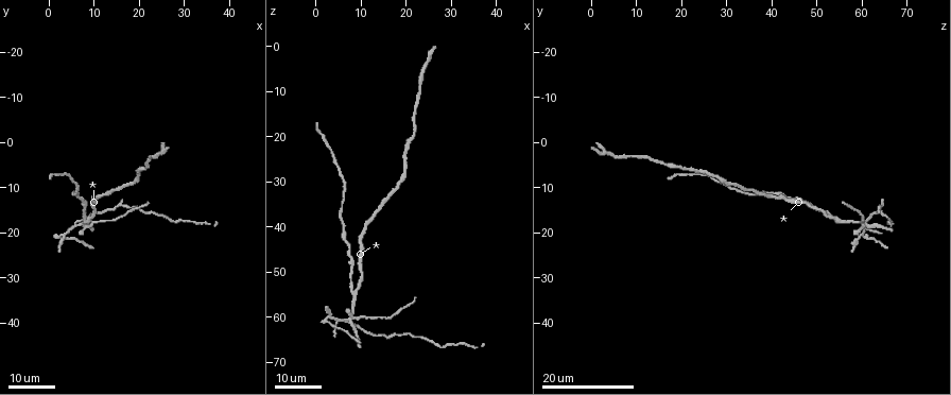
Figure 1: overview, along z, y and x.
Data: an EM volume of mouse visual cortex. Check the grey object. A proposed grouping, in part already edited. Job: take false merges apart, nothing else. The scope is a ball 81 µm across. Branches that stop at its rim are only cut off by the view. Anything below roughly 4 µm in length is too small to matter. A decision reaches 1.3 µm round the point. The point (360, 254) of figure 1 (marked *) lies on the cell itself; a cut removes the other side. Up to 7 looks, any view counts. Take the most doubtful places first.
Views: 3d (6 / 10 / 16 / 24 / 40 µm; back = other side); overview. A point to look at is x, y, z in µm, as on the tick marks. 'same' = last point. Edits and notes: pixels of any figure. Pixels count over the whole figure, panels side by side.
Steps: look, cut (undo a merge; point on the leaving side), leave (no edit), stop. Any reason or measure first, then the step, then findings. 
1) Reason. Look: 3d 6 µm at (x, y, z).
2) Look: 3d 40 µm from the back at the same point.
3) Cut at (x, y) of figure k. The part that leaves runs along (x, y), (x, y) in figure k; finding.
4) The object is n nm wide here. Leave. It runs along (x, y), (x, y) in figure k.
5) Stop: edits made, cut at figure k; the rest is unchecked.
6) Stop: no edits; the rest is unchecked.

Look: 3d 16 µm at (8.0, 17.0, 55.0).

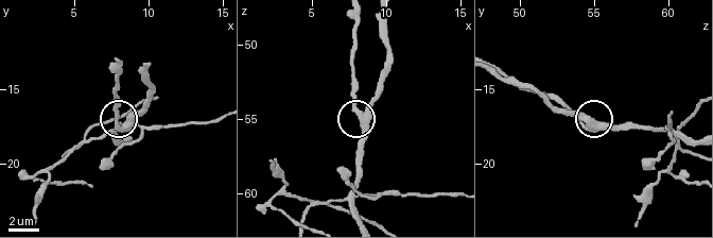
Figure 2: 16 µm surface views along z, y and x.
Look: 3d 10 µm at (8.0, 17.8, 54.6).

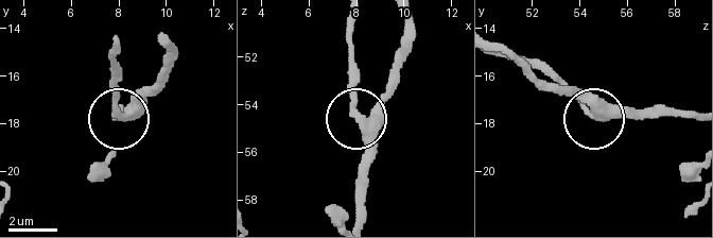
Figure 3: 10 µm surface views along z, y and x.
Leave. It runs along (164, 39), (167, 69), (122, 114), (120, 66) in figure 3; one cell here.

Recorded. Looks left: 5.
Calibre changes. Look: 3d 24 µm at (4.5, 8.0, 26.5).

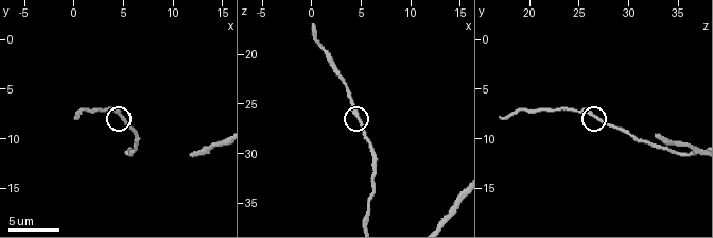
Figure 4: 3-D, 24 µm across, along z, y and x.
Zoom in. Look: 3d 6 µm at (5.0, 7.8, 26.8).

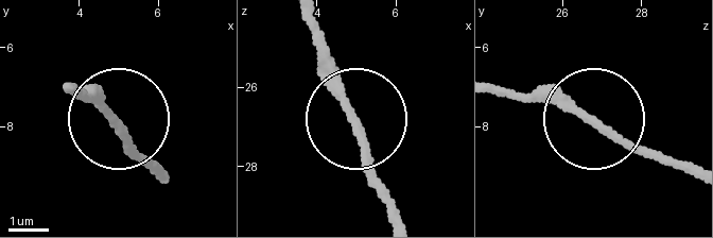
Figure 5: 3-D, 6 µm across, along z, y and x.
The object is 190 nm wide here. Leave. It runs along (393, 218), (359, 117), (318, 38) in figure 5; all the same cell.

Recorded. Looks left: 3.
Calibre changes. Look: 3d 16 µm at (6.5, 12.0, 43.0).

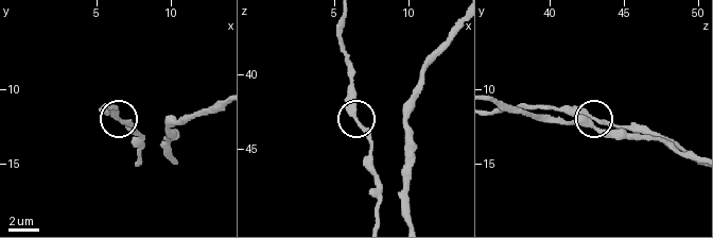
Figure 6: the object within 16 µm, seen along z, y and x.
Look: 3d 6 µm at (6.8, 12.0, 43.4).

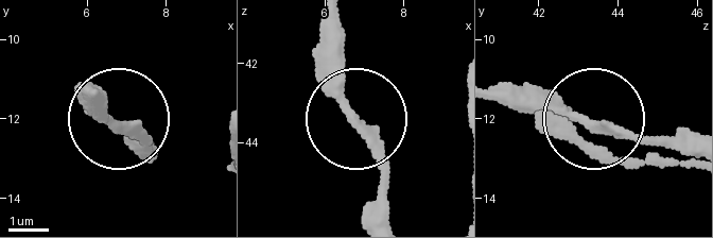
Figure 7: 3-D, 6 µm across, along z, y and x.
Leave. It runs along (149, 155), (98, 98) in figure 7; one cell here.

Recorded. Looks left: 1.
Stop: no edits; the rest is unchecked.

